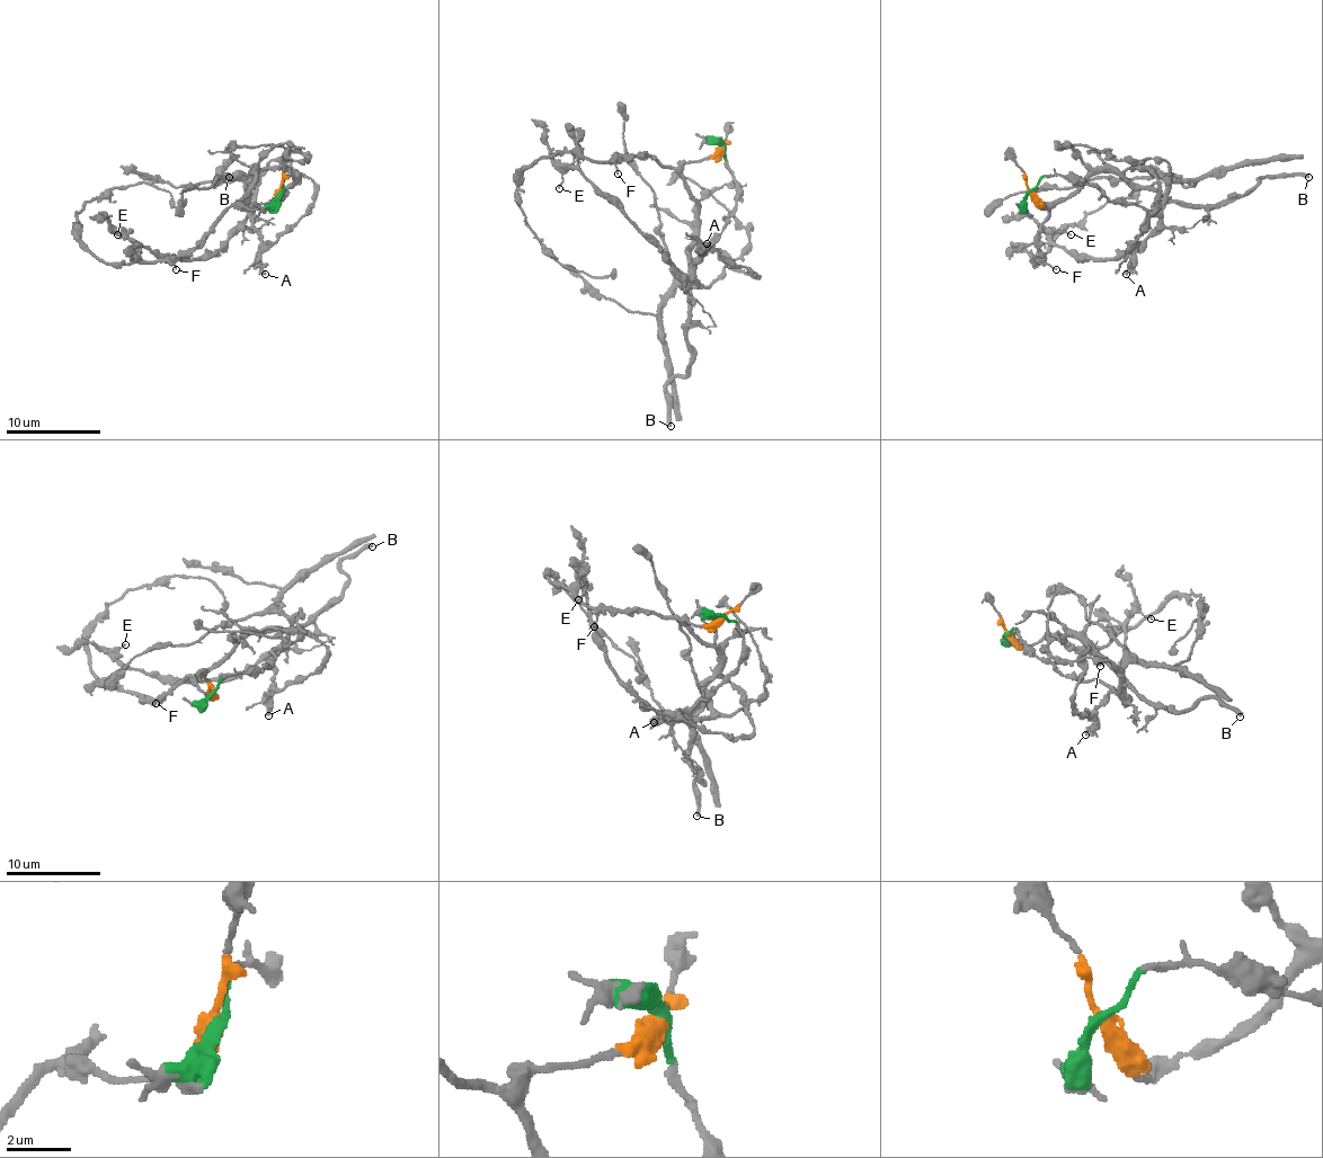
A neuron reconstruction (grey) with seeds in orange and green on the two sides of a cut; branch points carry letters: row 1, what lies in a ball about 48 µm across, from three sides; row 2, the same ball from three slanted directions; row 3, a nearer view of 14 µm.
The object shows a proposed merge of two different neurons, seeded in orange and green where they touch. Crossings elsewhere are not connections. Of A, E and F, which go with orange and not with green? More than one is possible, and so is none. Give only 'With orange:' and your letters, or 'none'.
With orange: F

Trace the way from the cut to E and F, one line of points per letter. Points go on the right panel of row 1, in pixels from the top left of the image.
E: (1028, 192), (1045, 176), (1081, 178), (1159, 217), (1113, 258), (1075, 258), (1051, 239), (1071, 234)
F: (1031, 192), (1042, 208), (1049, 206), (1049, 217), (1038, 239), (1038, 254), (1057, 270)

